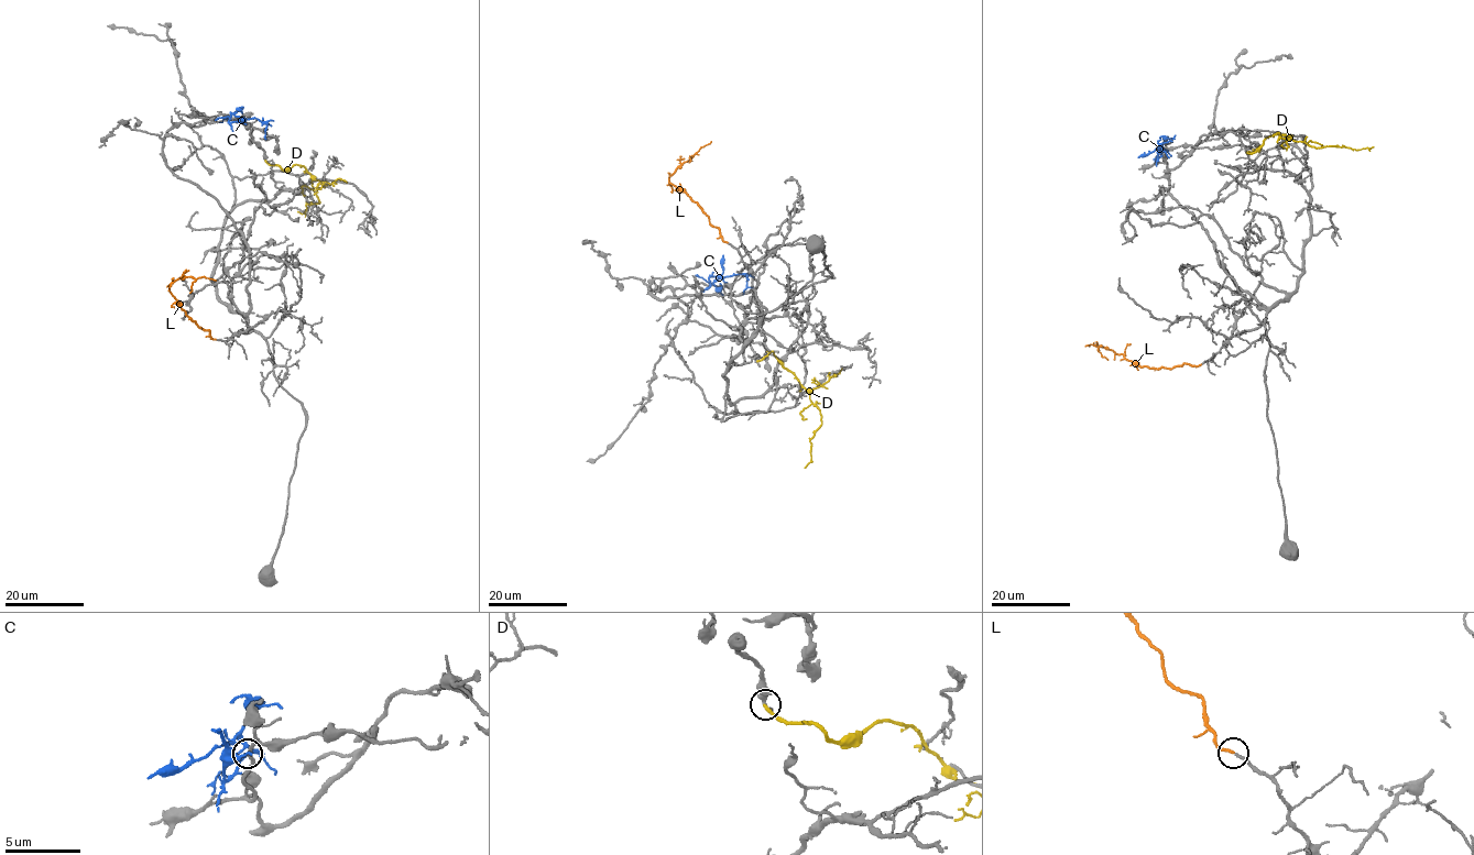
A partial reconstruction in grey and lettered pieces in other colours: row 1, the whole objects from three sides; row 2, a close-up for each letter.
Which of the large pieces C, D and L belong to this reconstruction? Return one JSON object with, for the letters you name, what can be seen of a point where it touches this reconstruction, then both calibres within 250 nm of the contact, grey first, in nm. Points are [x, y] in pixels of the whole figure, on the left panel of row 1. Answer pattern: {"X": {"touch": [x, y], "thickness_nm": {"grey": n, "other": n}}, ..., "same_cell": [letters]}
{"L": {"touch": [215, 339], "thickness_nm": {"grey": 180, "other": 180}}, "same_cell": ["L"]}

